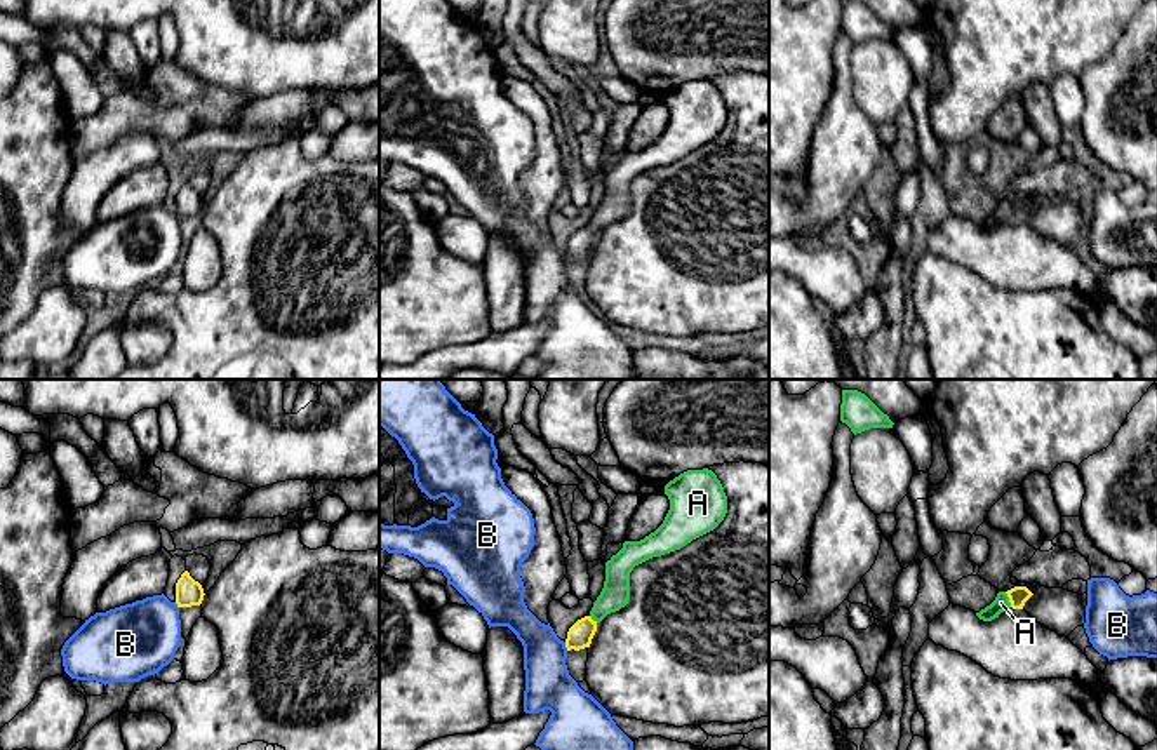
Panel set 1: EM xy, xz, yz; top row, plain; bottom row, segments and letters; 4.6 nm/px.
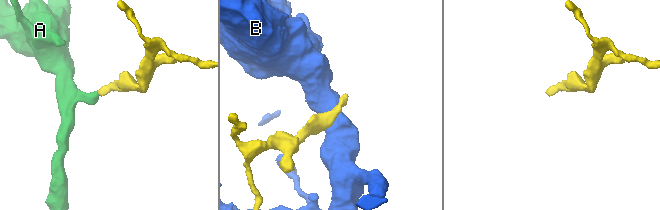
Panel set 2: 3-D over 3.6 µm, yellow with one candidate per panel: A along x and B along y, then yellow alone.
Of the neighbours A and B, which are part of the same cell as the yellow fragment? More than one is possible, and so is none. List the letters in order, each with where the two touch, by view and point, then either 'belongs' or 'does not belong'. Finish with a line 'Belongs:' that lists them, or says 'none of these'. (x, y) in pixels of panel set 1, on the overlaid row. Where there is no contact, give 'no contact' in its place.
A: meets yellow in yz at (1009, 599); belongs
B: meets yellow in xz at (566, 646); does not belong
Belongs: A

